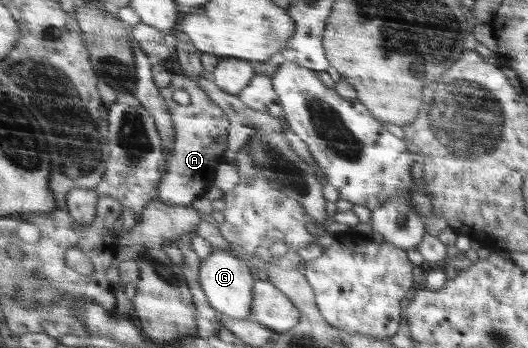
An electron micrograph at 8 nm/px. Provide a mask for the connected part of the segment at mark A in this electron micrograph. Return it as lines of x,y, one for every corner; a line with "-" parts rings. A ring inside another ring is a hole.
175,65
176,69
172,70
171,85
165,88
159,88
159,93
165,98
165,104
169,108
169,115
173,120
173,143
171,147
167,147
168,154
166,155
167,170
165,175
161,177
159,185
157,185
157,194
159,201
171,206
190,206
191,202
197,198
205,196
206,187
212,185
215,176
215,171
220,163
227,162
226,156
227,139
229,121
225,112
215,105
215,102
209,97
201,85
197,85
195,79
187,77
185,71
179,68
179,65
-
181,89
181,91
187,91
190,95
190,103
188,105
181,105
173,100
173,93

